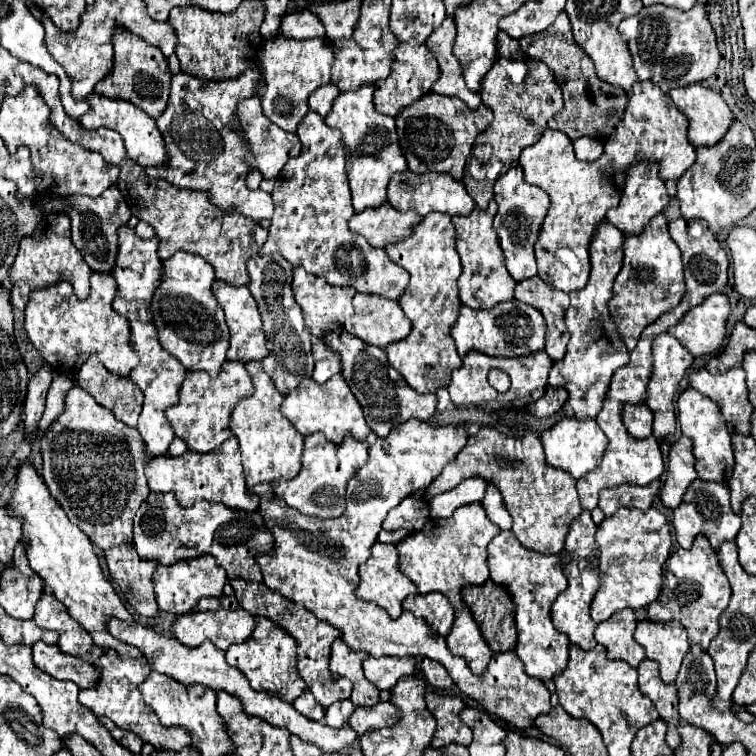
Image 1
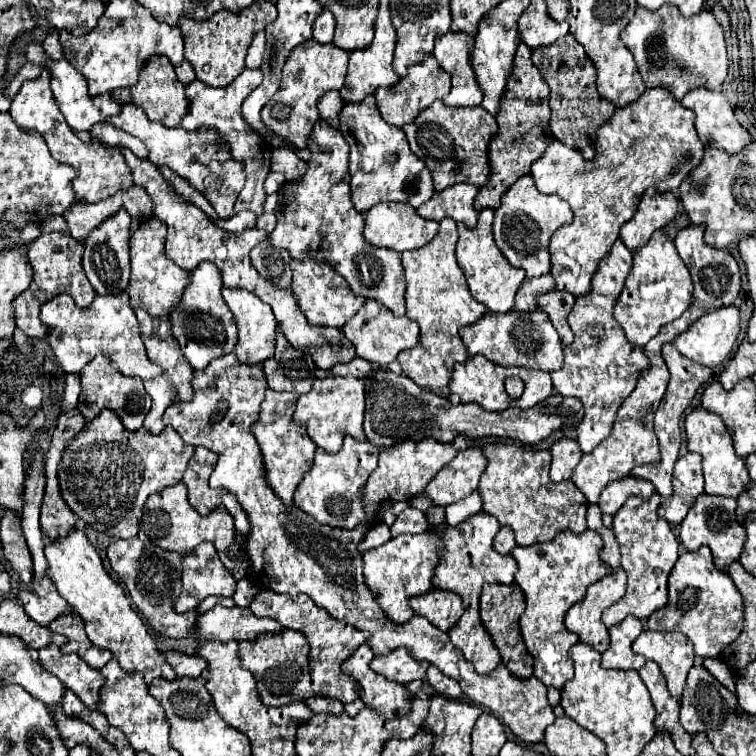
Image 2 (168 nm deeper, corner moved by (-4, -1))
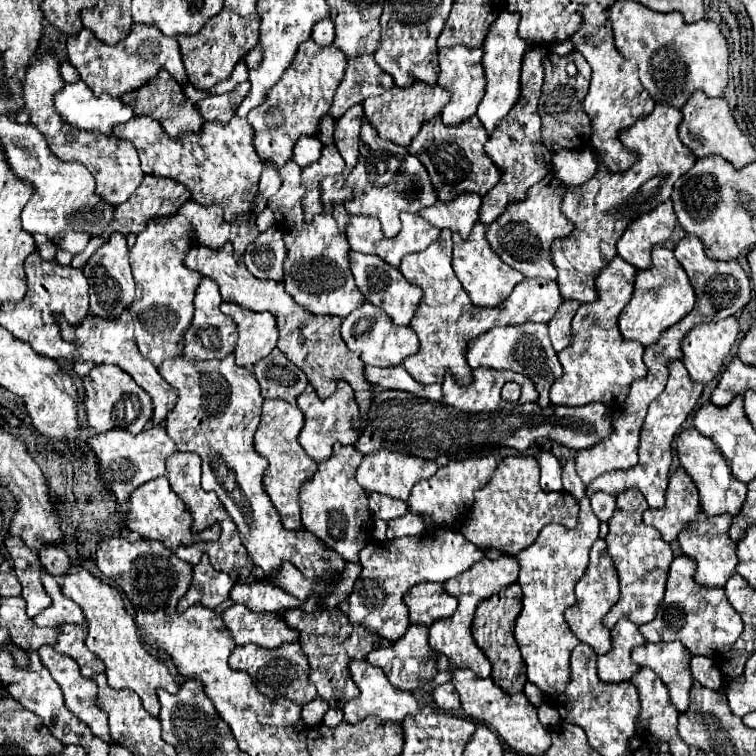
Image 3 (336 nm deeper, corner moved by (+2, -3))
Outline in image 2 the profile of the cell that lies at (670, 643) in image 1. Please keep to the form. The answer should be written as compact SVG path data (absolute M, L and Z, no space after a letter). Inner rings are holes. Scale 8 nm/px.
M647 629L633 641L633 651L659 663L669 693L681 699L687 671L695 663L693 645L689 645L689 639L681 633L657 633Z

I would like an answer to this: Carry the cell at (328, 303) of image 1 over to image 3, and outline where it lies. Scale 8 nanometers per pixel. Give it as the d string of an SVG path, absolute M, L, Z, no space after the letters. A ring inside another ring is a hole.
M287 161L285 167L279 169L279 173L283 177L283 185L269 199L269 209L275 213L277 227L279 231L283 231L283 239L287 245L287 259L283 263L285 289L301 307L309 309L311 313L337 315L345 319L351 311L359 309L365 303L365 295L355 287L355 279L349 269L349 243L345 239L345 233L339 231L333 219L333 205L343 205L347 199L351 199L345 193L345 175L321 179L323 213L315 215L313 221L305 221L301 209L305 185L299 183L301 167L295 161Z

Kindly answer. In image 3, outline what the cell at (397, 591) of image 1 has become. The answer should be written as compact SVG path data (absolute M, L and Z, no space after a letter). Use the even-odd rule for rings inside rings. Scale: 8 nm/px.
M431 527L417 537L401 537L393 541L371 541L361 551L361 575L347 599L347 615L353 623L363 623L387 641L397 641L405 635L409 621L409 611L405 609L403 595L417 583L423 581L447 581L461 575L485 557L485 551L475 547L471 541L463 539L461 533Z

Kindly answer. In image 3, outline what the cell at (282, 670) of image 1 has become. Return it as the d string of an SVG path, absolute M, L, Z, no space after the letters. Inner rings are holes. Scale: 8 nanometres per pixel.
M283 643L275 649L265 649L259 645L241 645L229 657L229 667L245 671L251 675L255 687L267 697L287 697L299 705L305 705L317 697L315 685L309 681L309 663L299 643Z

